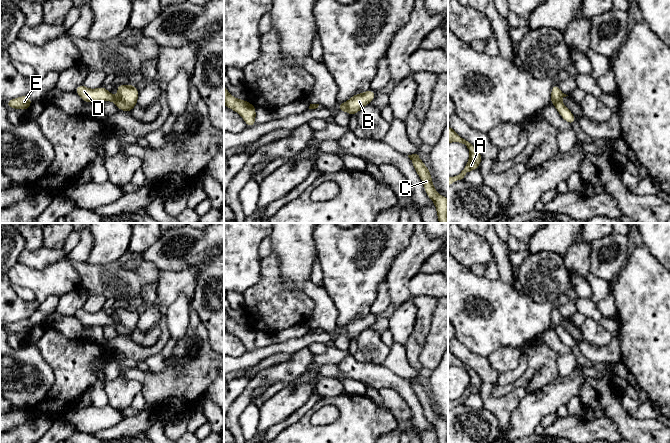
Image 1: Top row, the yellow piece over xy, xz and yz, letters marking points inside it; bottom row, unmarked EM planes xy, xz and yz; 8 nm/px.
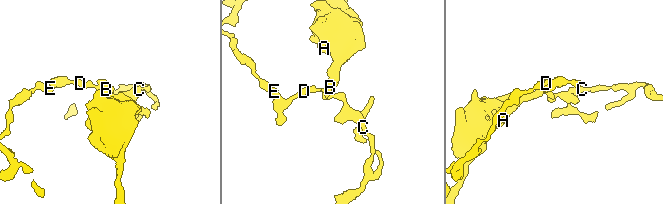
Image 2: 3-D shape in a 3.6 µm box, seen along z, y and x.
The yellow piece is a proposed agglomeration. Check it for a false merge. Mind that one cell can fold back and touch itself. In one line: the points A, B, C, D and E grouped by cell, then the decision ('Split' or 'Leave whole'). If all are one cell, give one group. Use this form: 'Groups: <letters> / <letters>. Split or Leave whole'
Groups: A B / C D E. Split

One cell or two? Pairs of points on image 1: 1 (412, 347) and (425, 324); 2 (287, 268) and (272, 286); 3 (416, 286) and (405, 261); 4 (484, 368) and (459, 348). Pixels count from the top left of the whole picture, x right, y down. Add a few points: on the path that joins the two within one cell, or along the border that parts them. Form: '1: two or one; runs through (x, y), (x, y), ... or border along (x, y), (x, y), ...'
1: one; runs through (416, 341), (421, 330)
2: two; border along (272, 253), (278, 259), (282, 284), (297, 292)
3: two; border along (419, 271), (409, 282), (409, 291), (413, 297)
4: one; runs through (478, 363), (465, 354)

